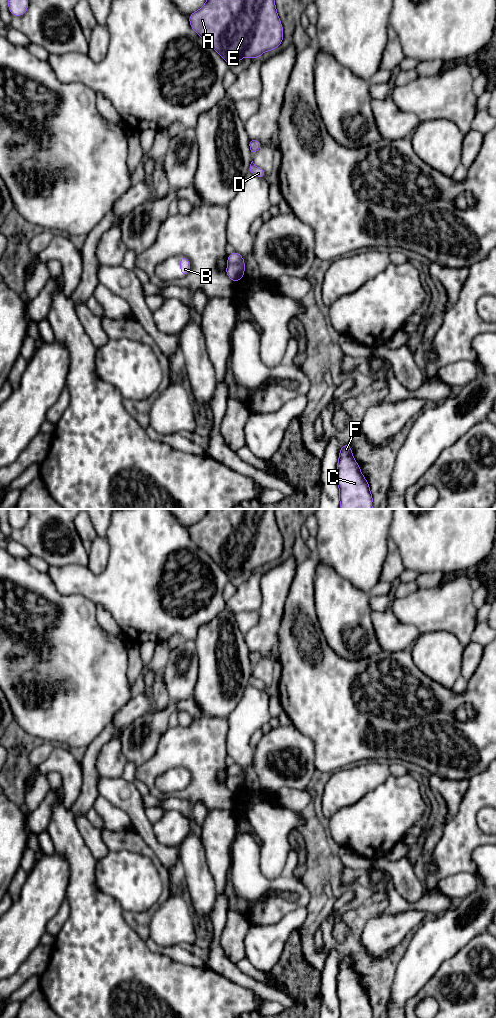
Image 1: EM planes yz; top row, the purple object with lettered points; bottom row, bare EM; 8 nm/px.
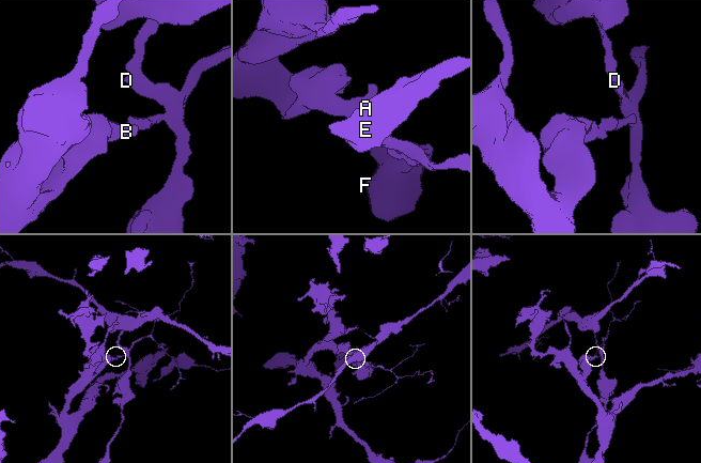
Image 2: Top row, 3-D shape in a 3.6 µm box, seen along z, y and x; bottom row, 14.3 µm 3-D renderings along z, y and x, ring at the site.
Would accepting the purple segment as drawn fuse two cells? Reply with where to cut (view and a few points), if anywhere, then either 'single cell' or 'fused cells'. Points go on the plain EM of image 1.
cut yz (228, 775), (238, 775), (243, 778); fused cells

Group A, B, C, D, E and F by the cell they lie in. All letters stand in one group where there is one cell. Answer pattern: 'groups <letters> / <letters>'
groups A C D E F / B

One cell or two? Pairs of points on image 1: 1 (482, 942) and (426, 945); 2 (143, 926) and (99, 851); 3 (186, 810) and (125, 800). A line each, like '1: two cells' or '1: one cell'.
1: two cells
2: two cells
3: two cells

